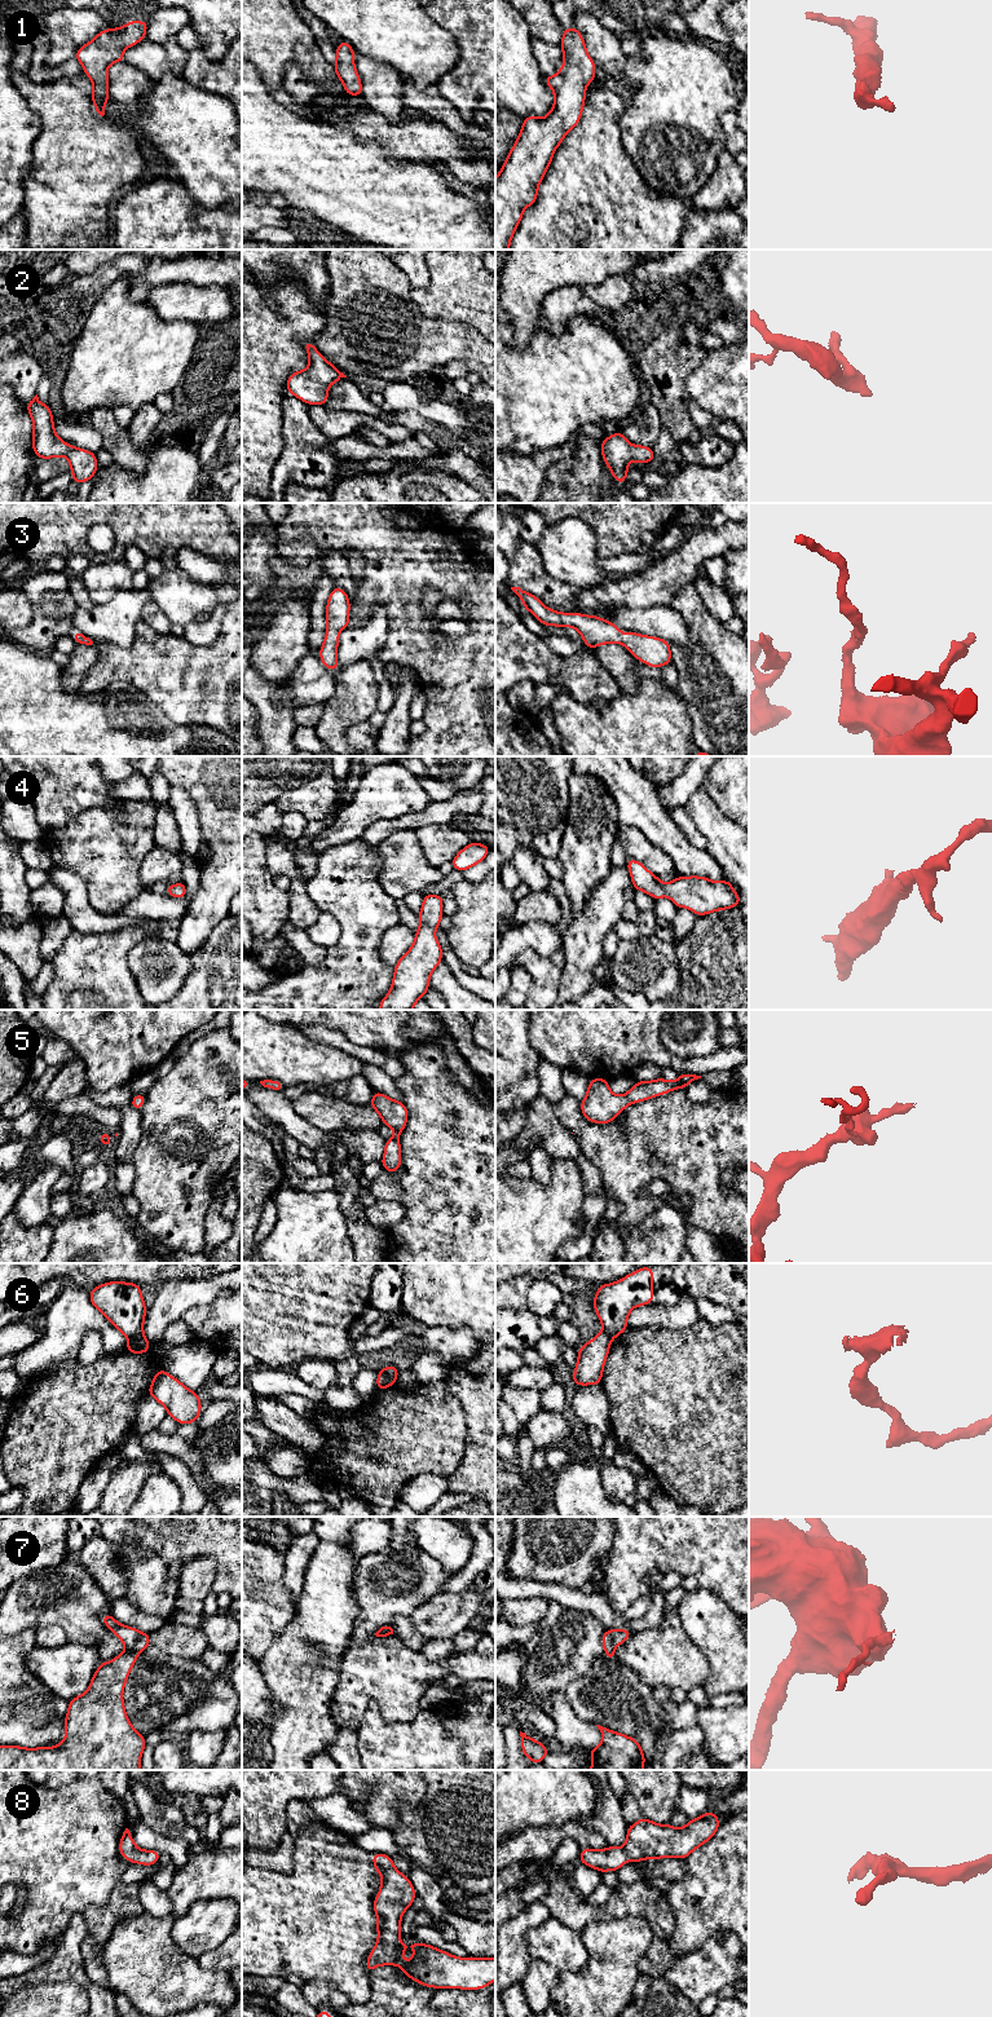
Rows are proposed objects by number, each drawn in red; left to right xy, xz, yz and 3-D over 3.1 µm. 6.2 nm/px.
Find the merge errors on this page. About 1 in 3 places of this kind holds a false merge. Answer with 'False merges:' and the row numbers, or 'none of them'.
False merges: 6, 7

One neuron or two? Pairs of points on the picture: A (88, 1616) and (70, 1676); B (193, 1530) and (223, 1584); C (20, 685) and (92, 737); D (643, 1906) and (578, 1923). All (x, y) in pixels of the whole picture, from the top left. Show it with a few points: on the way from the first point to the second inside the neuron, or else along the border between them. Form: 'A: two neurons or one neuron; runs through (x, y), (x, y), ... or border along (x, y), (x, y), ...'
A: two neurons; border along (69, 1641), (91, 1645), (97, 1651), (101, 1662)
B: one neuron; runs through (206, 1543), (223, 1559), (223, 1571)
C: one neuron; runs through (38, 704), (74, 737)
D: one neuron; runs through (627, 1906), (617, 1906), (607, 1911), (594, 1912)

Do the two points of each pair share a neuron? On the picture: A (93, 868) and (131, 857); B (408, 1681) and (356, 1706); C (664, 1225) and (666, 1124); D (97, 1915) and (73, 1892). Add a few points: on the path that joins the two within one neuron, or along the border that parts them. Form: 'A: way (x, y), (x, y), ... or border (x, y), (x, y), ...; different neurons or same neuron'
A: way (102, 859), (122, 857); same neuron
B: way (395, 1681), (380, 1681), (369, 1693); same neuron
C: border (639, 1223), (661, 1205), (673, 1205), (686, 1226); different neurons
D: border (113, 1889), (104, 1903), (89, 1905), (82, 1912); different neurons

